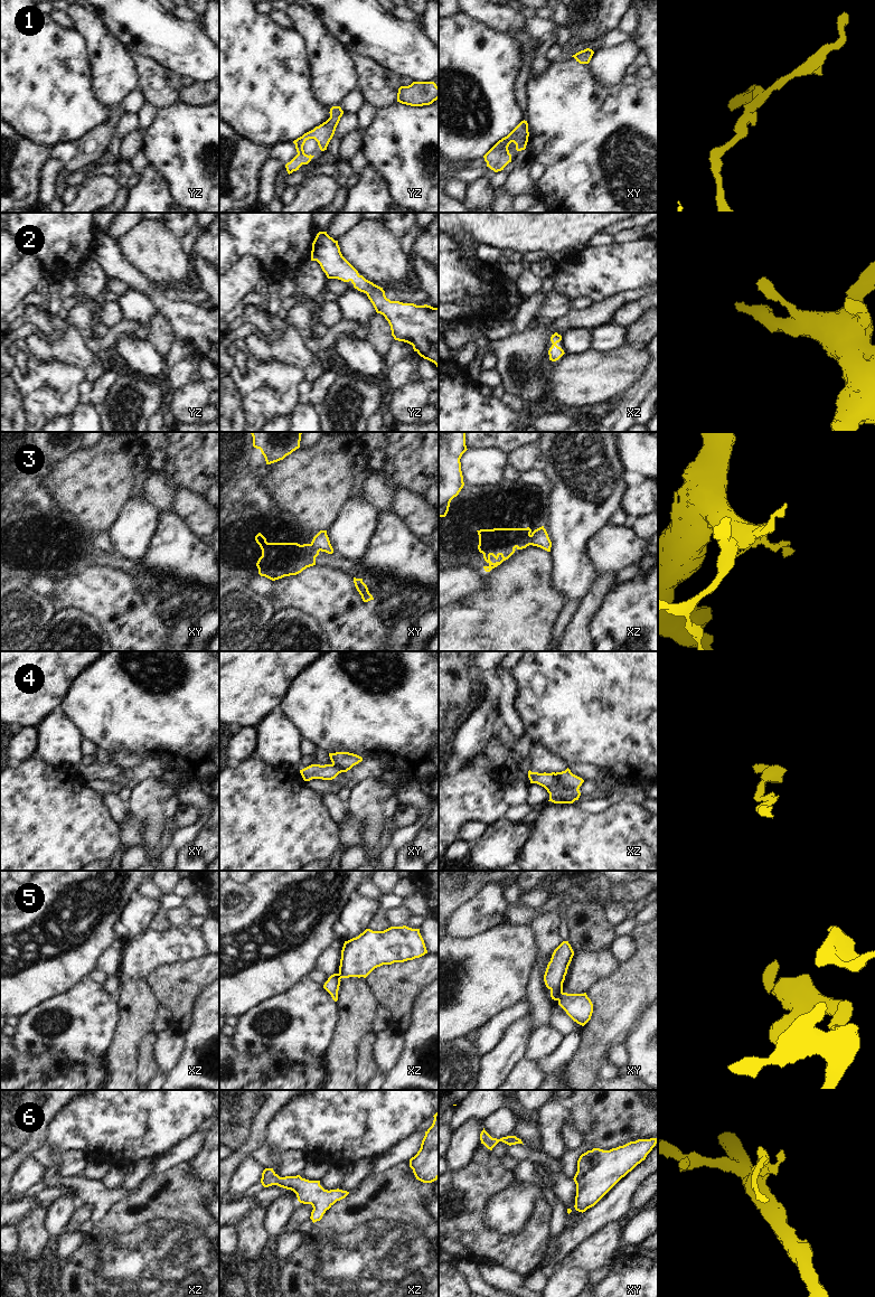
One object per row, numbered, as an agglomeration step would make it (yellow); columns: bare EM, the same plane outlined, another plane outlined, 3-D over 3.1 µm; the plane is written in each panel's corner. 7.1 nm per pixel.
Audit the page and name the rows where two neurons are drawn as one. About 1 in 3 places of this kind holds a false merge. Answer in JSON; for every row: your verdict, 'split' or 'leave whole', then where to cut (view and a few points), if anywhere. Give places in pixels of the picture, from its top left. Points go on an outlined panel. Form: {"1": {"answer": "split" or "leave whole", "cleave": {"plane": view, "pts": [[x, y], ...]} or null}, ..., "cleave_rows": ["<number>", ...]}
{"1": {"answer": "leave whole", "cleave": null}, "2": {"answer": "leave whole", "cleave": null}, "3": {"answer": "split", "cleave": {"plane": "xy", "pts": [[310, 544], [319, 551]]}}, "4": {"answer": "split", "cleave": {"plane": "xz", "pts": [[555, 773], [566, 789], [577, 789]]}}, "5": {"answer": "split", "cleave": {"plane": "xy", "pts": [[562, 992], [557, 999]]}}, "6": {"answer": "leave whole", "cleave": null}, "cleave_rows": ["3", "4", "5"]}

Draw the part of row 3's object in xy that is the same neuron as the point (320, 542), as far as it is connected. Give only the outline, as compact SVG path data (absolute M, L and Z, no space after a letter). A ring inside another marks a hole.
M320 530L312 539L311 545L314 549L319 549L321 552L326 552L328 554L333 553L333 548L330 544L329 537L327 535L327 530Z

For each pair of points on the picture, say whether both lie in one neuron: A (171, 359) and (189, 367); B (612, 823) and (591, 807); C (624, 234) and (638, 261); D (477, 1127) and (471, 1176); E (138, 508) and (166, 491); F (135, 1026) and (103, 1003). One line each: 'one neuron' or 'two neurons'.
A: two neurons
B: two neurons
C: two neurons
D: two neurons
E: two neurons
F: two neurons

